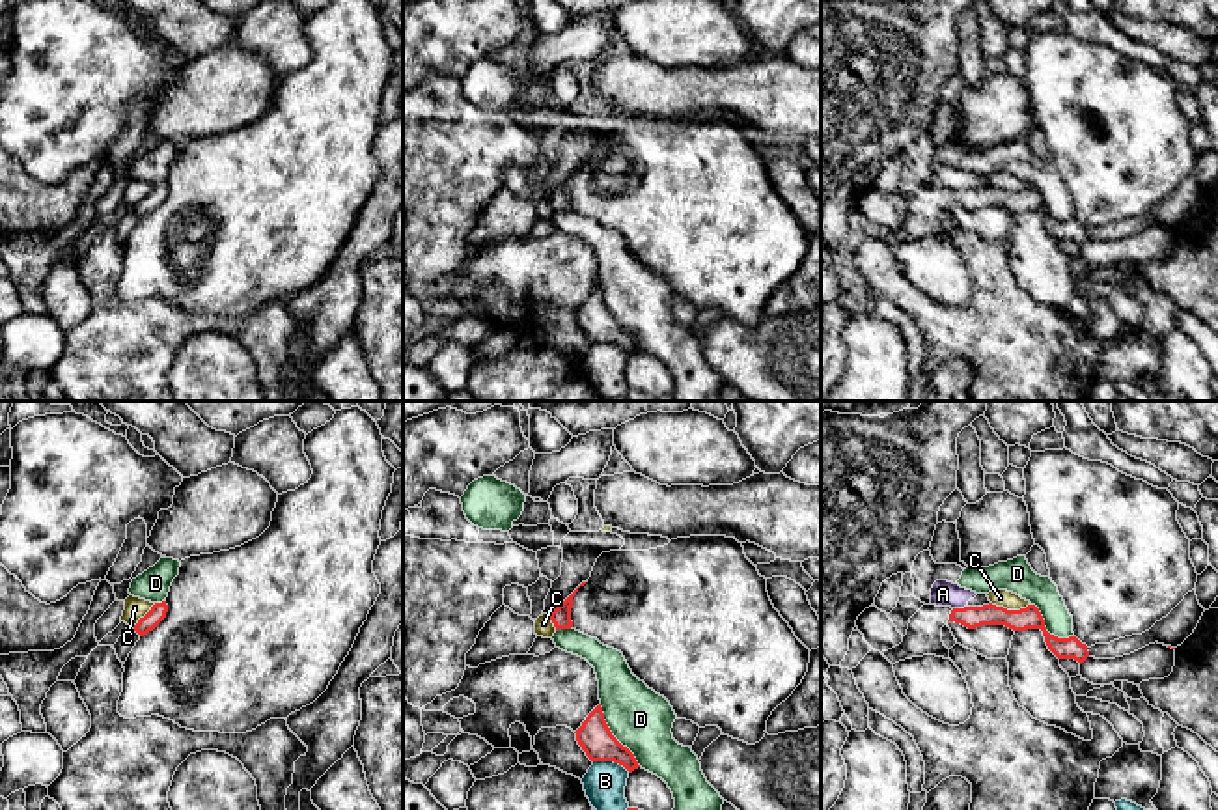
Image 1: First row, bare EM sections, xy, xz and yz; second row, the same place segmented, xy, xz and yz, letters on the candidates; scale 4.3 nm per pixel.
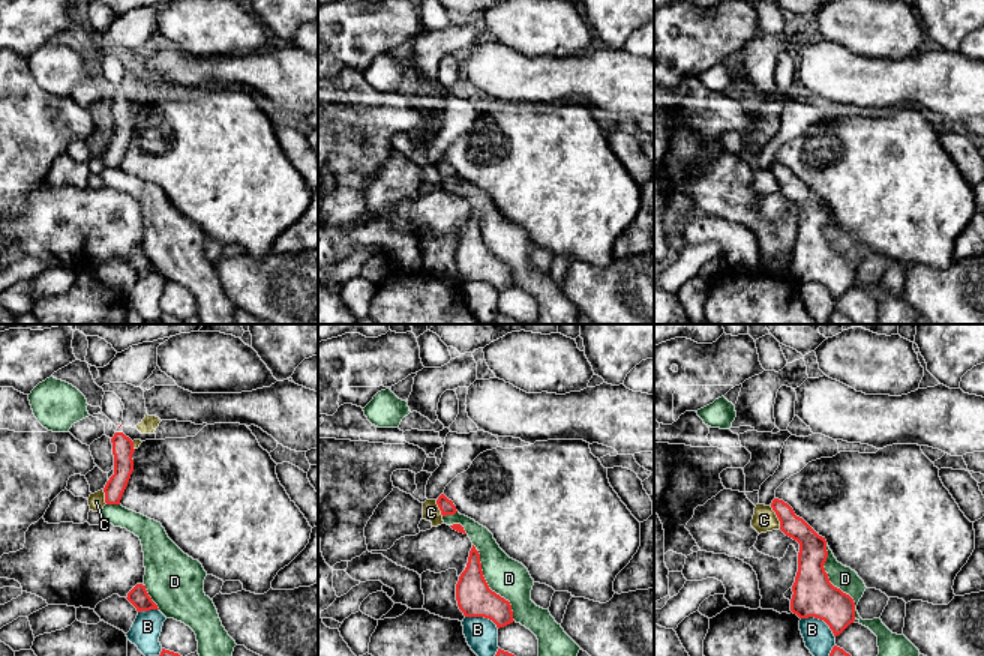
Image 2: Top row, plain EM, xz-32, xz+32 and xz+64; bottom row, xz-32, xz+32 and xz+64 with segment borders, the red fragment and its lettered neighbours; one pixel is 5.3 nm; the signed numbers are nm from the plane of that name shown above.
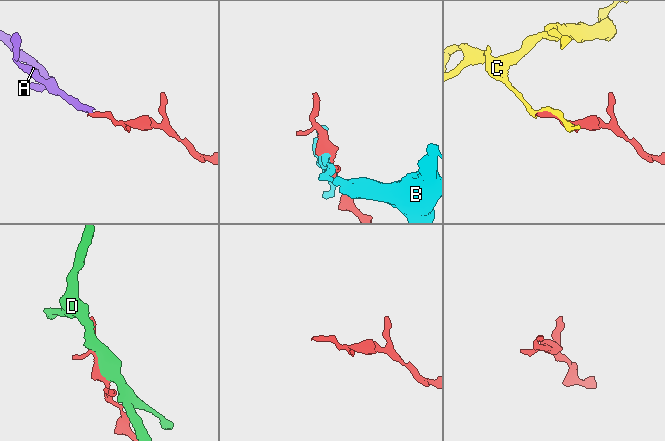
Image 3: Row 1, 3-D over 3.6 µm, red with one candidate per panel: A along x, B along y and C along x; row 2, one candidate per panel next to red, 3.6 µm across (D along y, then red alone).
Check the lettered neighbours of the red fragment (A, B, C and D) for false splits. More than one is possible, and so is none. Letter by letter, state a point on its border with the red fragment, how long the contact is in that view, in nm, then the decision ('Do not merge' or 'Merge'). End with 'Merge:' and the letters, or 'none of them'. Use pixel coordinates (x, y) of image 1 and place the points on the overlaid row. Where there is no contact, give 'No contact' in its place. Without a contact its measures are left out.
A: Touches red at yz (959, 609). Shared border 70 nm. Do not merge
B: Touches red at xz (612, 760). Shared border 170 nm. Do not merge
C: Touches red at yz (1011, 611). Shared border 180 nm. Do not merge
D: Touches red at xz (612, 736). Shared border 320 nm. Do not merge
Merge: none of them

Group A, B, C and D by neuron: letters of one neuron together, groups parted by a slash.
A / B / C / D

